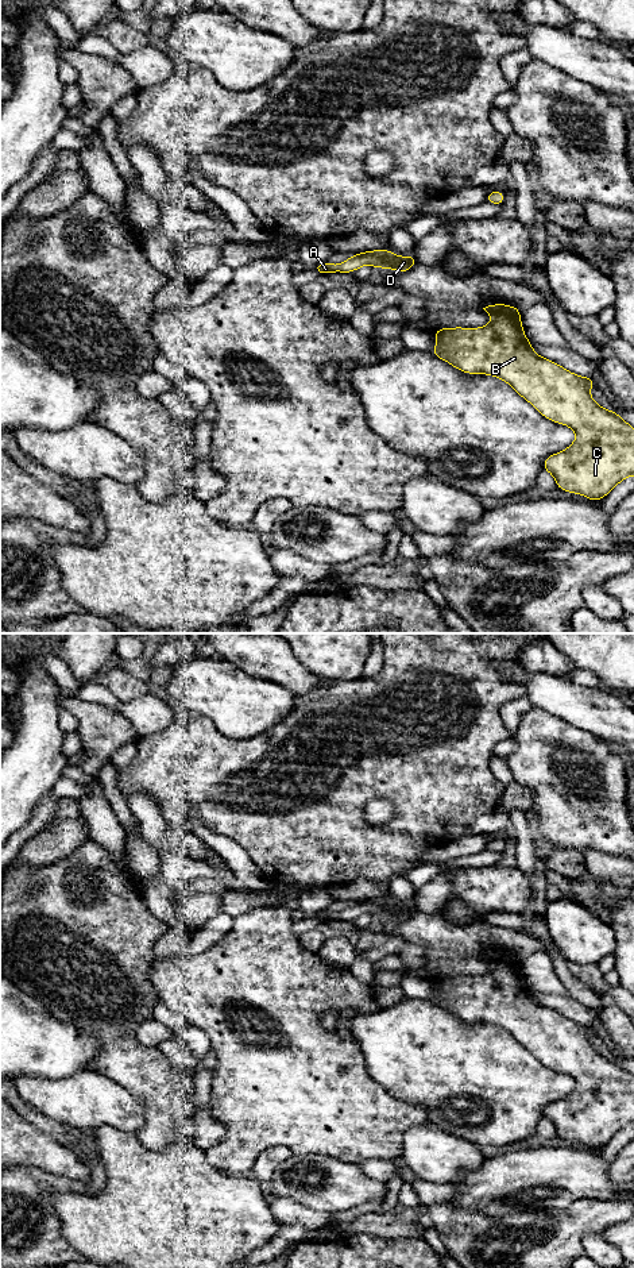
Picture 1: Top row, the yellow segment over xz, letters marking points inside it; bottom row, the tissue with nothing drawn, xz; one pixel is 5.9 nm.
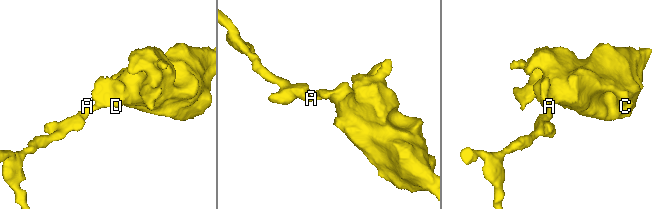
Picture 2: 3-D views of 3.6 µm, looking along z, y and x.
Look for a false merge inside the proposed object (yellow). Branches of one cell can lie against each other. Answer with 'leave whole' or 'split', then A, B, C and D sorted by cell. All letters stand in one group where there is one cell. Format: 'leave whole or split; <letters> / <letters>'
leave whole; A B C D

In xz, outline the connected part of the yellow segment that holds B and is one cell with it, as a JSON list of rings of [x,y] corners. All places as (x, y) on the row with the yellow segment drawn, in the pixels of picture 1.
[[[492,304],[483,309],[491,316],[488,325],[479,328],[437,328],[434,334],[436,348],[430,354],[467,374],[487,374],[503,379],[544,417],[572,428],[576,432],[576,440],[567,450],[549,455],[544,460],[542,469],[554,477],[556,486],[564,492],[581,494],[591,501],[599,502],[619,482],[634,475],[634,427],[627,424],[614,411],[604,409],[595,402],[589,394],[589,388],[596,386],[596,384],[591,377],[573,374],[558,363],[534,352],[523,332],[518,308],[506,304]]]

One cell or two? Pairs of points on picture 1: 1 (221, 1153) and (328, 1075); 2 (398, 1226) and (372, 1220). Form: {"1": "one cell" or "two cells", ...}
{"1": "one cell", "2": "one cell"}

